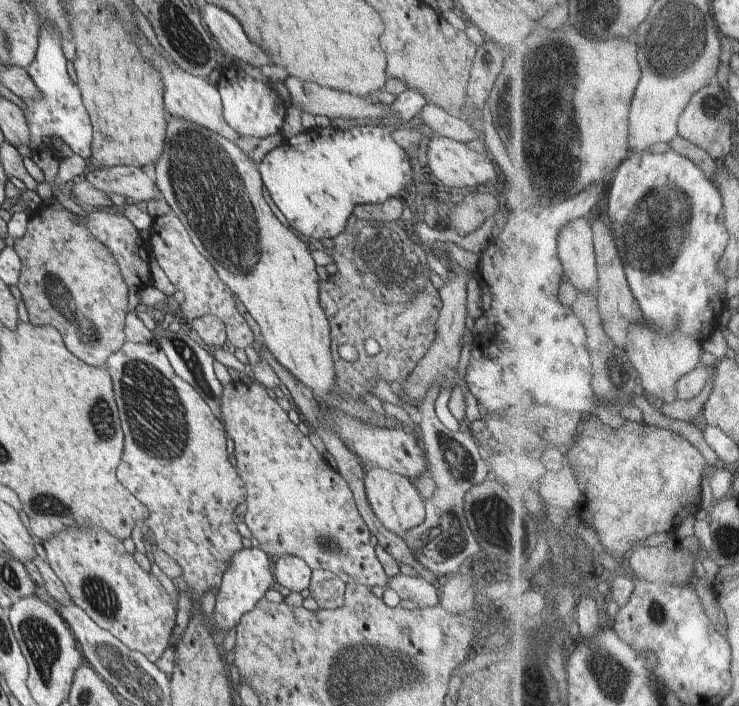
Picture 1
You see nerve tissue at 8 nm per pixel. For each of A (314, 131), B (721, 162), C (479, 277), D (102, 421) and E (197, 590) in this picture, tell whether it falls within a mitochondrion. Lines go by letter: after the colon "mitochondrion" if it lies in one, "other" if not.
A: other
B: other
C: other
D: mitochondrion
E: other

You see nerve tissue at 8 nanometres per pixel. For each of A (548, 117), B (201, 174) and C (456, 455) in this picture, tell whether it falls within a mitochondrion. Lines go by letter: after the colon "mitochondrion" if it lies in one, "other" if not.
A: mitochondrion
B: mitochondrion
C: mitochondrion

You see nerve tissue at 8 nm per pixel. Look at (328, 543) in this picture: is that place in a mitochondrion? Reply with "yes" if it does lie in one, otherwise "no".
yes

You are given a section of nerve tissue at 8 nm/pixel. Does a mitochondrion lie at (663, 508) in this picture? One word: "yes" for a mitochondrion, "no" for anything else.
no

